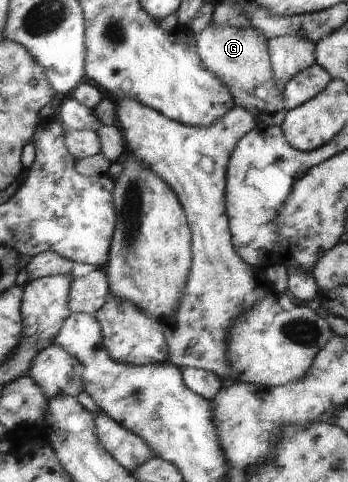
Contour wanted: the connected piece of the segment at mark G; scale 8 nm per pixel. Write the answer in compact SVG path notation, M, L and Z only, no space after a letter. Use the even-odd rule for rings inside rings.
M210 22L195 35L195 46L203 66L227 86L234 105L247 110L255 117L267 110L270 112L282 110L283 90L277 88L275 80L272 80L268 39L265 34L252 27L233 28Z

